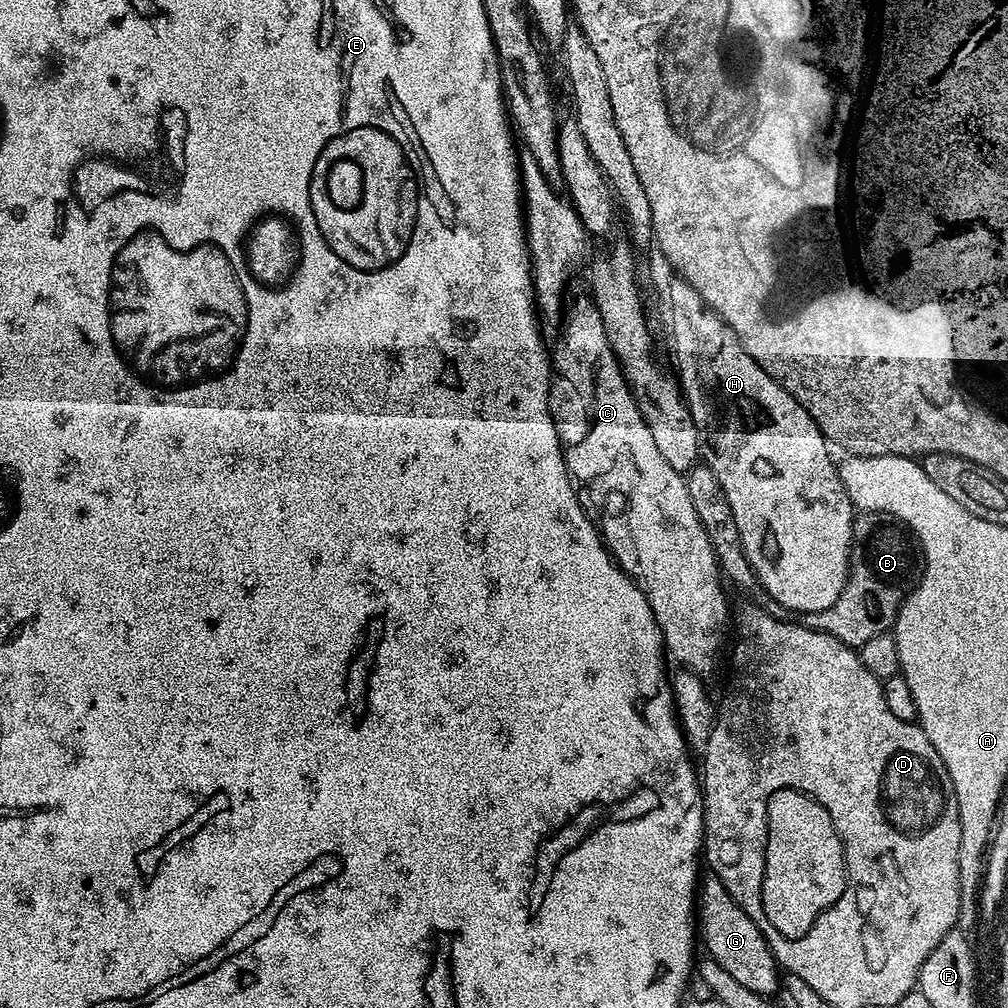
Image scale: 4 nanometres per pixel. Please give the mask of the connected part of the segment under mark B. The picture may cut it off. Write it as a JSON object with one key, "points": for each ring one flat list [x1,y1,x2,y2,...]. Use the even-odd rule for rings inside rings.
{"points":[[865,512,855,521,854,528,859,539,855,541,848,581,838,602,834,602,830,610,803,613,802,623,858,650,869,638,874,638,874,634,882,634,895,625,902,602,920,581,924,562,916,537,891,516]]}

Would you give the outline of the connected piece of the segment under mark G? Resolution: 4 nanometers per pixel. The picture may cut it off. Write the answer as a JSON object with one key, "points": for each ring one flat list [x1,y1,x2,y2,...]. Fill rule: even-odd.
{"points":[[717,876,703,877,698,888,698,932,702,944,708,947,707,955,727,970,734,977,734,982,742,982,746,990,754,990,759,996,771,997,771,992,781,991,782,972,775,956,768,946,768,941,760,933,760,928,748,917,746,910,730,898,726,886]]}

